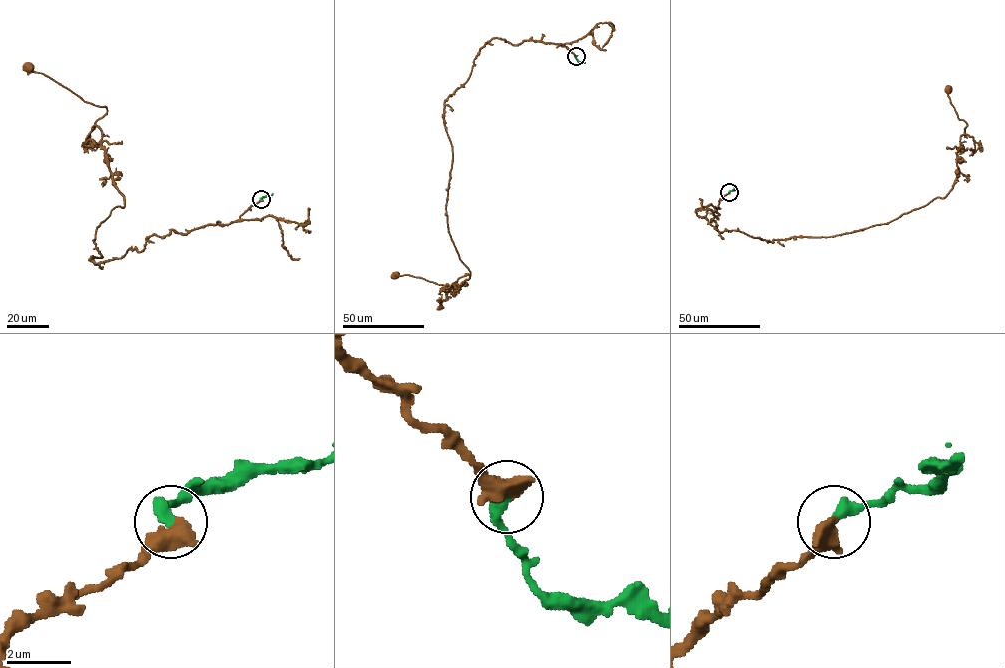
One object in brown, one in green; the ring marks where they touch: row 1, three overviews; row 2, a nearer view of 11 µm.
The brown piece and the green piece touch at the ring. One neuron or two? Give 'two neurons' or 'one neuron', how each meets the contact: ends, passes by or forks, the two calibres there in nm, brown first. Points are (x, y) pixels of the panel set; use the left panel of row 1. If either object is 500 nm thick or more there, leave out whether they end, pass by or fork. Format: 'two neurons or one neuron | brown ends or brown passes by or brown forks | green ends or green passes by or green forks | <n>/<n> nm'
one neuron | brown passes by | green ends | 440/400 nm

